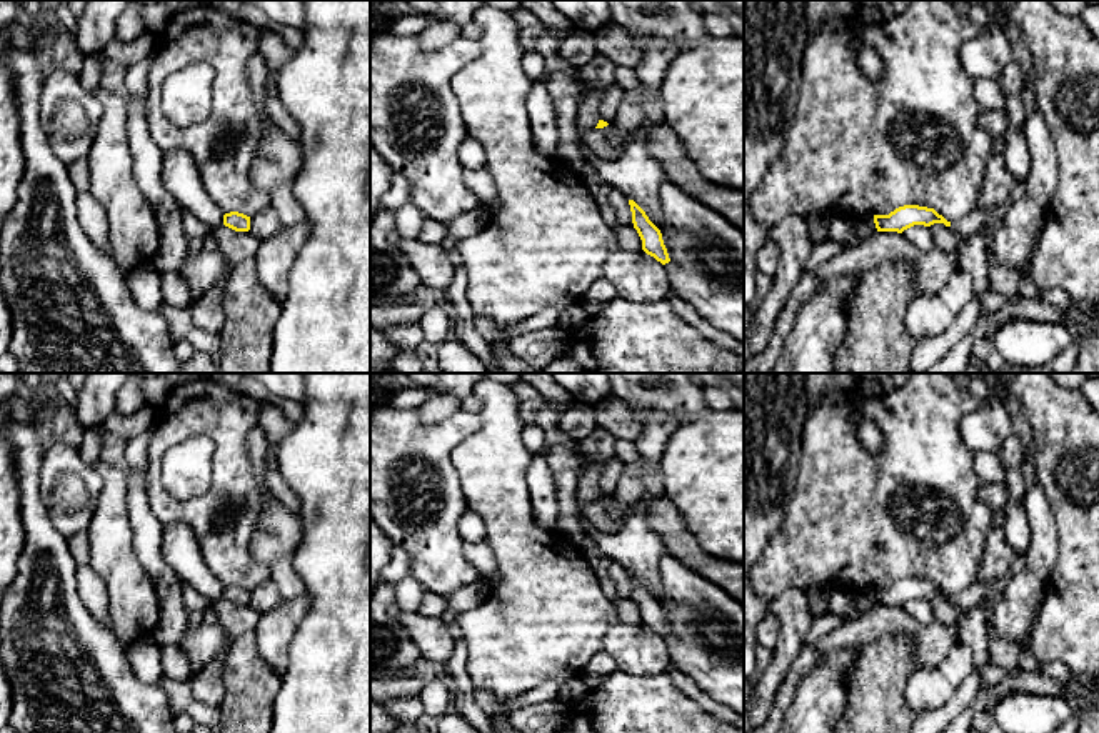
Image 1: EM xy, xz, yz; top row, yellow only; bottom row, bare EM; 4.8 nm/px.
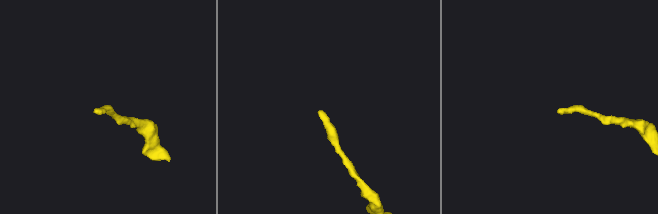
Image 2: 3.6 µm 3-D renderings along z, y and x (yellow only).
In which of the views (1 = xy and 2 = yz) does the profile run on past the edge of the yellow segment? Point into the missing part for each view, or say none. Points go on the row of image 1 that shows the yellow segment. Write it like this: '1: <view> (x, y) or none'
1: none
2: none

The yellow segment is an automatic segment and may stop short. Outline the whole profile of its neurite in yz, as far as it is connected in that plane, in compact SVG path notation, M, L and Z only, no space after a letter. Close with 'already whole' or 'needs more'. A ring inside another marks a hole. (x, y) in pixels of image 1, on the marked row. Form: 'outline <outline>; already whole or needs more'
outline M904 205L896 208L889 215L874 215L874 223L877 232L897 232L897 233L902 233L904 230L914 225L931 227L934 223L944 223L946 227L951 227L951 222L947 222L934 208L919 205Z; already whole

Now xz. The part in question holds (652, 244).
outline M629 200L632 212L632 223L642 240L642 250L654 257L662 265L669 263L669 253L662 240L660 230L649 220L645 212L634 202Z; already whole

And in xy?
outline M230 212L223 215L223 225L235 232L248 232L250 230L250 217Z; already whole

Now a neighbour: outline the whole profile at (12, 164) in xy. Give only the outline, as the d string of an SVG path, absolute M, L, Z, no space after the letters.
M0 63L0 230L17 203L23 168L13 75Z

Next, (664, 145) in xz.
M642 125L634 132L662 165L665 178L689 197L720 213L744 233L744 192L709 182L684 153L679 137L665 125Z

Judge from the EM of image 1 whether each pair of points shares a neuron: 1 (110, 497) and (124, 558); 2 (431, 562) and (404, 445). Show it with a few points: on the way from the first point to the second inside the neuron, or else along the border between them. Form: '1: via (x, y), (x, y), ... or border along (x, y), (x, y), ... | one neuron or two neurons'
1: via (110, 512), (112, 543) | one neuron
2: via (436, 528), (449, 502), (444, 470), (437, 462) | one neuron

